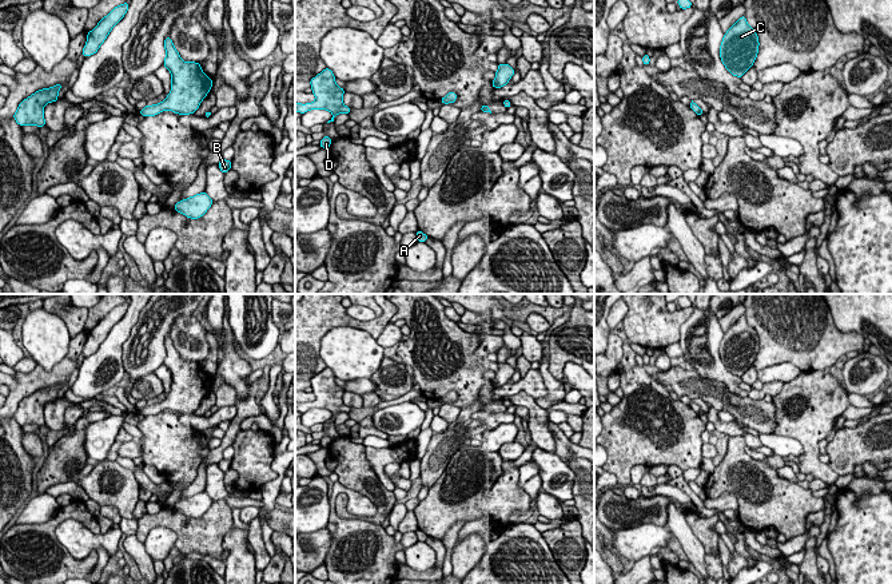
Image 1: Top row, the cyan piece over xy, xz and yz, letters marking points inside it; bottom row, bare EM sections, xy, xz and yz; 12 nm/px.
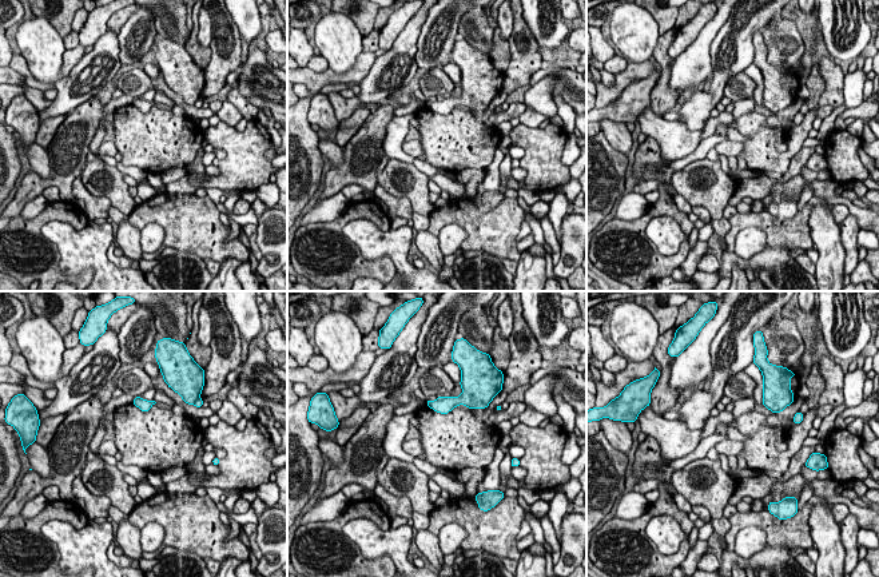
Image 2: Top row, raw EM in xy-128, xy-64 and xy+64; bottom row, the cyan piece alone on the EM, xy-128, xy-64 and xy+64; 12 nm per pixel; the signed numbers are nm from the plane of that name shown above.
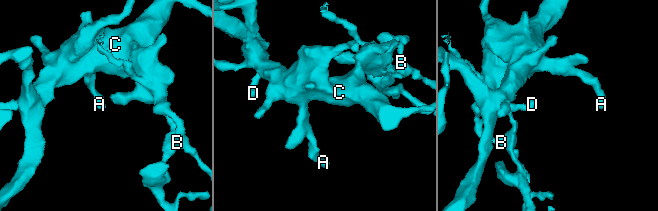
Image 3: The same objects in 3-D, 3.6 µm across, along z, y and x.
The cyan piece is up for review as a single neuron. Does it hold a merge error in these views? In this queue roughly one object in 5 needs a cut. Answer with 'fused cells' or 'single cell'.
single cell

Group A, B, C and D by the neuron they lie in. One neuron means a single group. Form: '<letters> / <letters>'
A B C D

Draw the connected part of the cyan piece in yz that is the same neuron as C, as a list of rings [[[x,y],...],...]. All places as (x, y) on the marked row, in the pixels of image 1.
[[[741,16],[724,35],[720,45],[720,57],[725,68],[737,78],[753,65],[758,53],[758,36]]]

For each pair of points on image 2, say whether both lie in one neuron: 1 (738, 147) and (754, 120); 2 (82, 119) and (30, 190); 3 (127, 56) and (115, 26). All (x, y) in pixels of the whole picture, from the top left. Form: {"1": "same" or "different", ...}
{"1": "different", "2": "same", "3": "different"}

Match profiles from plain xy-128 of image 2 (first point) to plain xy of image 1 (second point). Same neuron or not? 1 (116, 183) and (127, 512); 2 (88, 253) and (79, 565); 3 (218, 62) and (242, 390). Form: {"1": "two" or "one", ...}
{"1": "one", "2": "two", "3": "one"}

